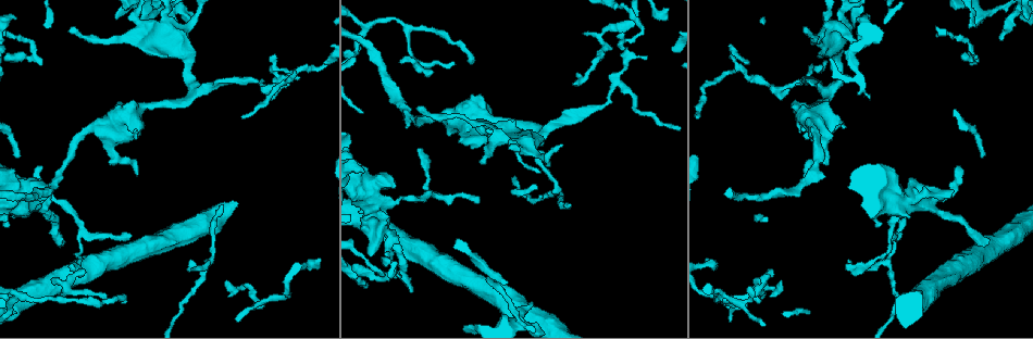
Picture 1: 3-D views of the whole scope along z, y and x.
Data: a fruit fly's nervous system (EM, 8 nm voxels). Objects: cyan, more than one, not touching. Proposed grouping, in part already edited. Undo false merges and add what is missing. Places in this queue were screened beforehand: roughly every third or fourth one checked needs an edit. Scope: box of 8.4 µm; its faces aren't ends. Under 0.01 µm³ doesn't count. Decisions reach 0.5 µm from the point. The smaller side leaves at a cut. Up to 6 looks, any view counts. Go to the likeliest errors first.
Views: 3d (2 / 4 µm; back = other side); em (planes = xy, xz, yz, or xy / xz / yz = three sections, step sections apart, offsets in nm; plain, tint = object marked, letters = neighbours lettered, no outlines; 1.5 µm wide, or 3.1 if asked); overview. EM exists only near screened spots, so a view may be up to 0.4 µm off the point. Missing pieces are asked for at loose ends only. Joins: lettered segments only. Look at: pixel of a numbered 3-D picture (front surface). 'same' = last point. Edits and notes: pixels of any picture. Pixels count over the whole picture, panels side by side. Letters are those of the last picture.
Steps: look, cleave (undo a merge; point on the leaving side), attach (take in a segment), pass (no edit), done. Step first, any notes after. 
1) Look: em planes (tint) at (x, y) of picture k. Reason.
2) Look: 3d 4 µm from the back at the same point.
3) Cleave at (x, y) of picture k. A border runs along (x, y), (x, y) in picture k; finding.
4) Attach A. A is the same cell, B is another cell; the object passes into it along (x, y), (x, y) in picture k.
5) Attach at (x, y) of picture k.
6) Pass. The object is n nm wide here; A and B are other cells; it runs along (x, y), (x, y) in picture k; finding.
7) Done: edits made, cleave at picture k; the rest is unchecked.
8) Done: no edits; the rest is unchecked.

Look: em planes (letters) at (988, 241) of picture 1. Thin end.

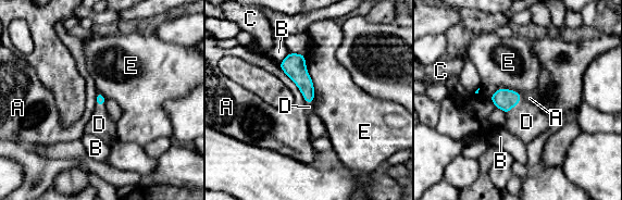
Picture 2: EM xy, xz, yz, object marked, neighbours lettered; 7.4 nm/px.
Attach D. D is the same cell, A, B, C and E are other cells; the object passes into it along (505, 99), (515, 105), (526, 122) in picture 2; it goes on there.

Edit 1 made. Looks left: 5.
Look: overview.

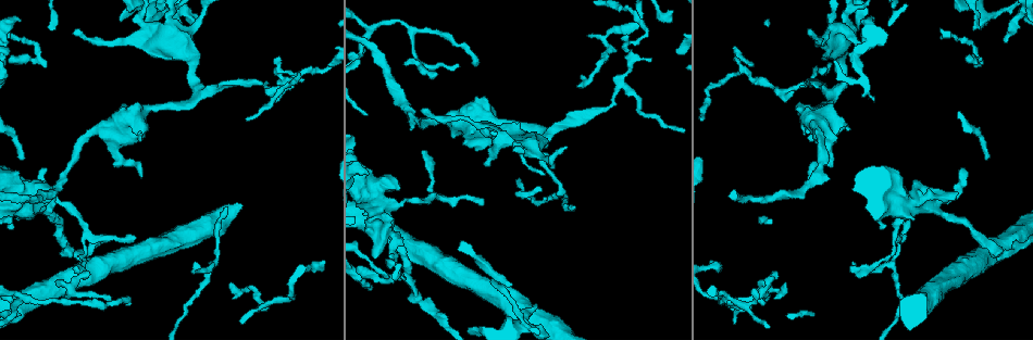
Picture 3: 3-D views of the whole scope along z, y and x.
Look: 3d 2 µm at (230, 283) of picture 3. Branch stops here.

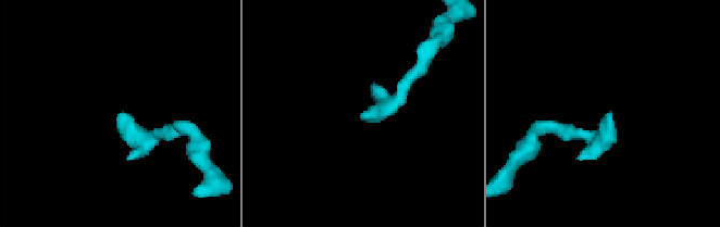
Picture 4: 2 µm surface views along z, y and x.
Look: em planes (letters) at (364, 115) of picture 4.

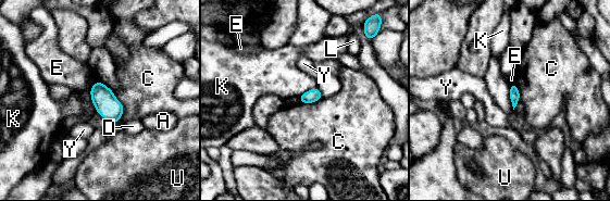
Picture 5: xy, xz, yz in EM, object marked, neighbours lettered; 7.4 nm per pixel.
Pass. The object is 80 nm wide here; A, C, D, E, K, L, U and Y are other cells; a border runs along (509, 85), (509, 100), (513, 110) in picture 5; none of them fits.

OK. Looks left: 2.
Look: em planes (letters) at (572, 208) of picture 3. Tapers out.

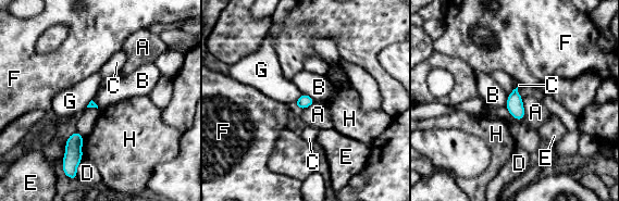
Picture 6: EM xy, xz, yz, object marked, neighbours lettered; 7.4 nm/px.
Pass. A, B, C, D, E, F, G and H are other cells; a border runs along (521, 98), (523, 118) in picture 6; none of them fits.

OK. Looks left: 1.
Done: edits made, attach at picture 2; the rest is unchecked.

